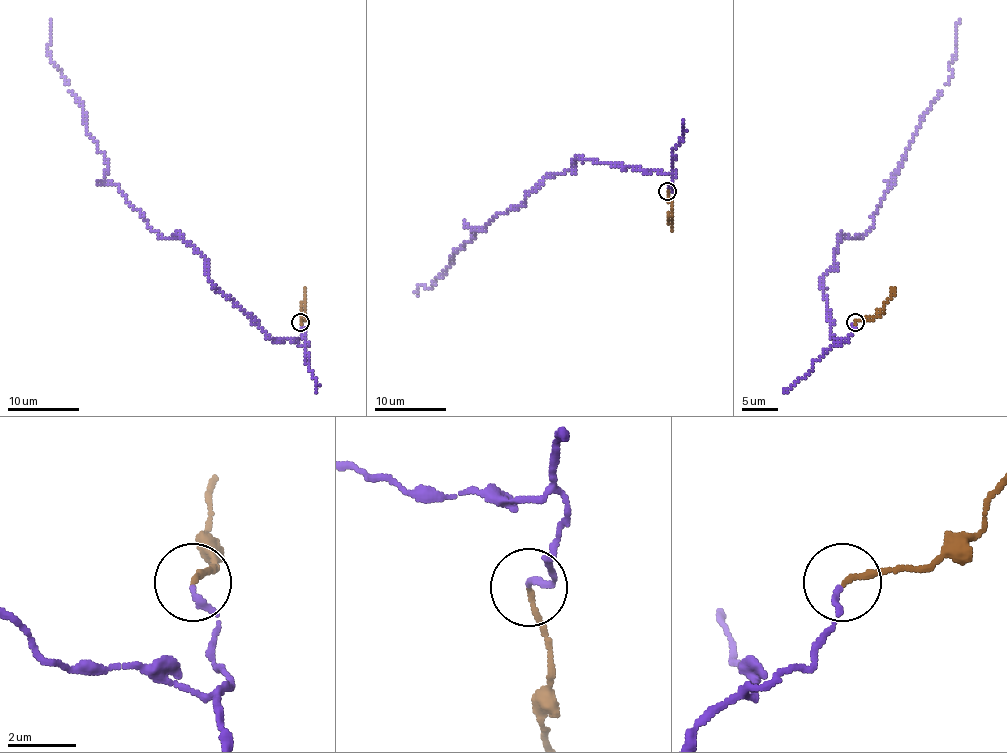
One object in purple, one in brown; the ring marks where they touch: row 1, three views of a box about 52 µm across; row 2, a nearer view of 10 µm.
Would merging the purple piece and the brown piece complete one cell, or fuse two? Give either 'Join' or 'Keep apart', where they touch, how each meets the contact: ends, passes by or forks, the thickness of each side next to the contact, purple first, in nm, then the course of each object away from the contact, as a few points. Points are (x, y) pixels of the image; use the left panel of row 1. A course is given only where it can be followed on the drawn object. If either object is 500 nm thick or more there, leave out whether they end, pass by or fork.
Join. Place: (300, 322). At the ring purple ends. At the ring brown ends. Thickness 180 nm (purple) against 150 nm. Course of purple: (300, 323), (306, 345), (270, 337), (205, 258), (105, 181), (48, 52), (49, 20). Course of brown: (300, 321), (304, 318), (304, 287)

